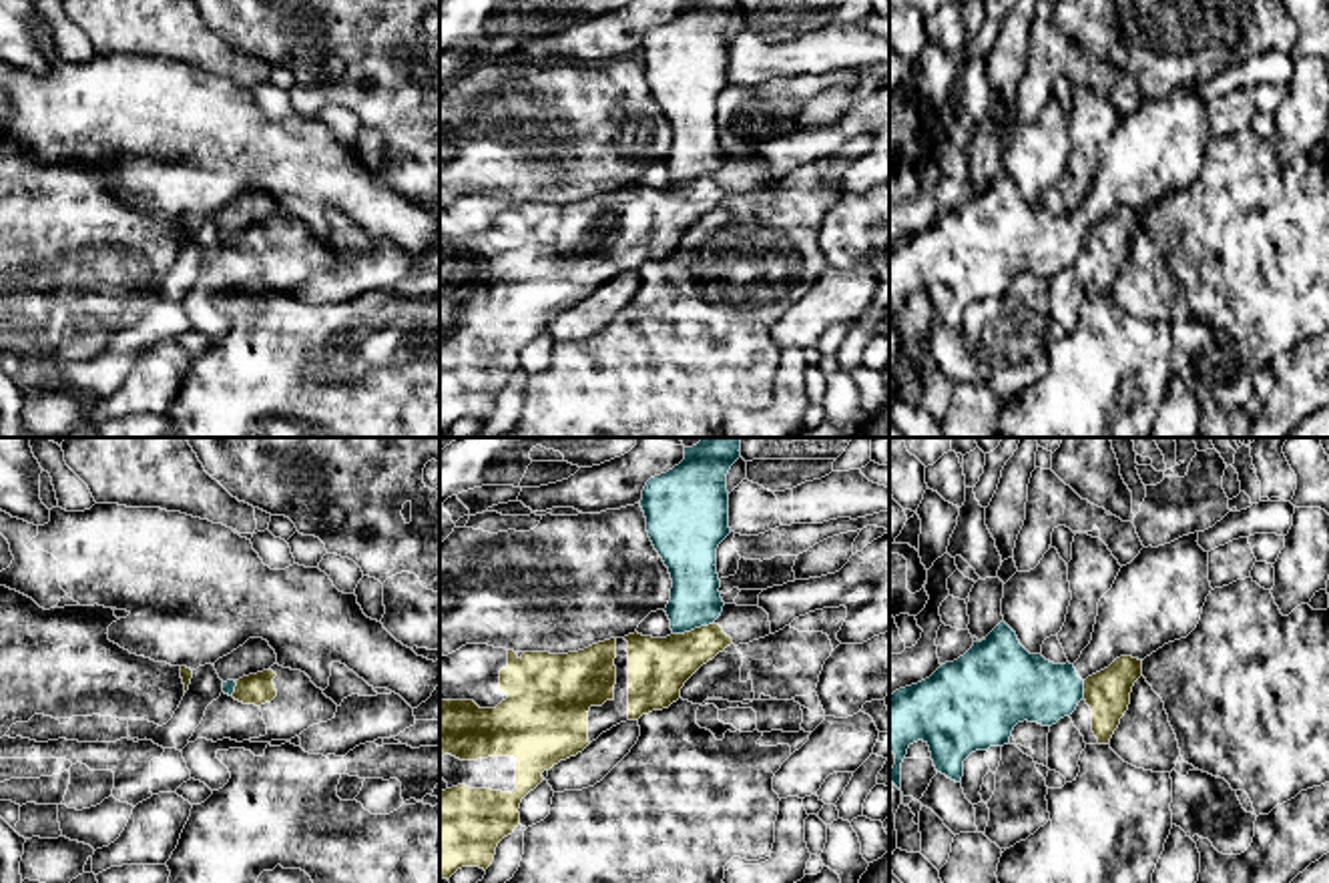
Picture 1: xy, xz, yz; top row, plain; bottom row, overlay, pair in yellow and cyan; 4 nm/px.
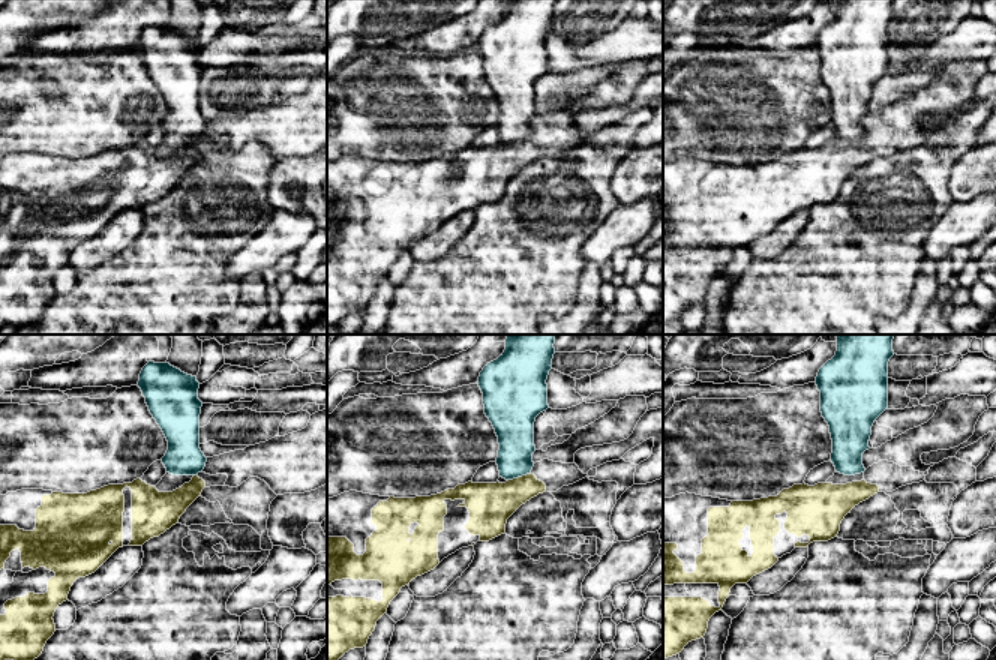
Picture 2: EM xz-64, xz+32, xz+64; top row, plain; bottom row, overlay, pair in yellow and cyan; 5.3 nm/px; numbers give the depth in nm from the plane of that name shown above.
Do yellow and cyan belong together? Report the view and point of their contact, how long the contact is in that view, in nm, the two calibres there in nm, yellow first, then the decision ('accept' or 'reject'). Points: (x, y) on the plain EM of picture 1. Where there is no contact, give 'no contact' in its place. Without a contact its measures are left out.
xz (695, 179) | 180 nm | 240/200 nm | reject

